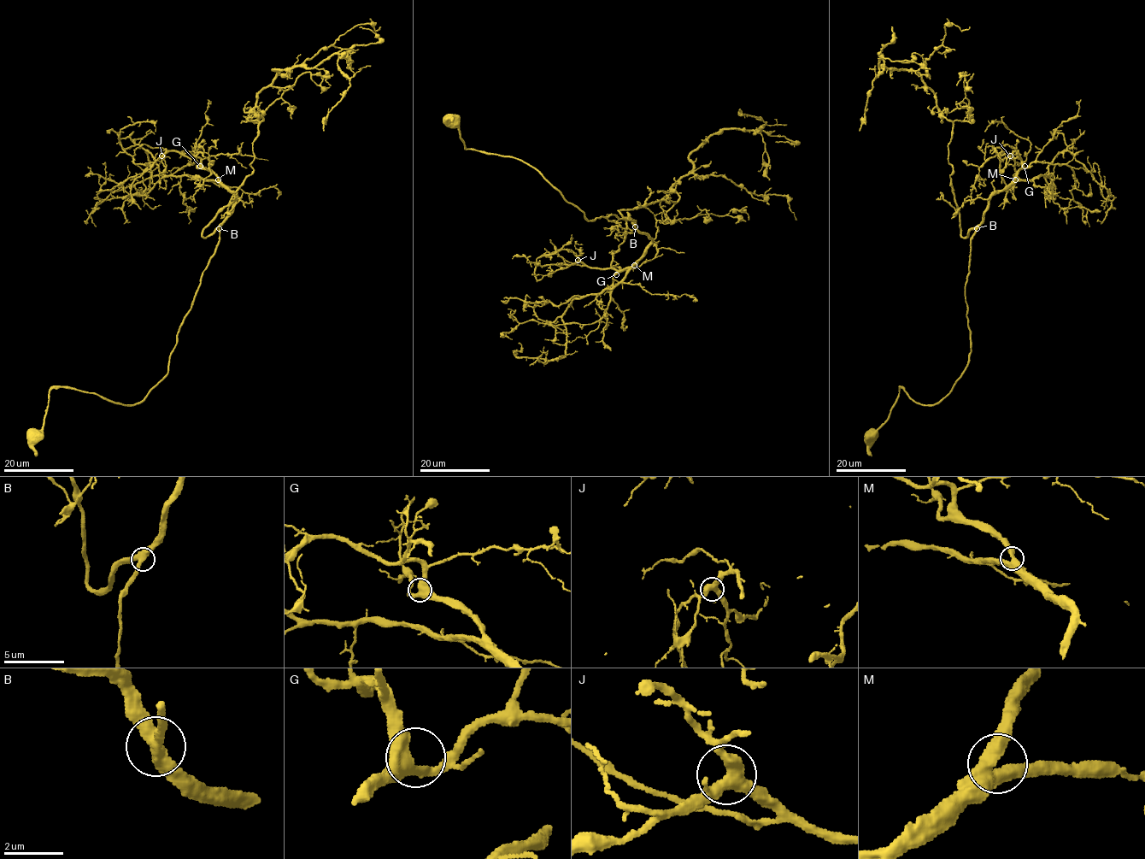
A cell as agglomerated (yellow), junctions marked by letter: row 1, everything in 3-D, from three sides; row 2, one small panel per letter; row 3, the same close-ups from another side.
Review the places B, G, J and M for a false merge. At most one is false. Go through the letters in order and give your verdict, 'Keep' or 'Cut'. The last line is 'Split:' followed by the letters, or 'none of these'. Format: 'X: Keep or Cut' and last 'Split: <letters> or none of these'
B: Keep
G: Keep
J: Keep
M: Keep
Split: none of these

